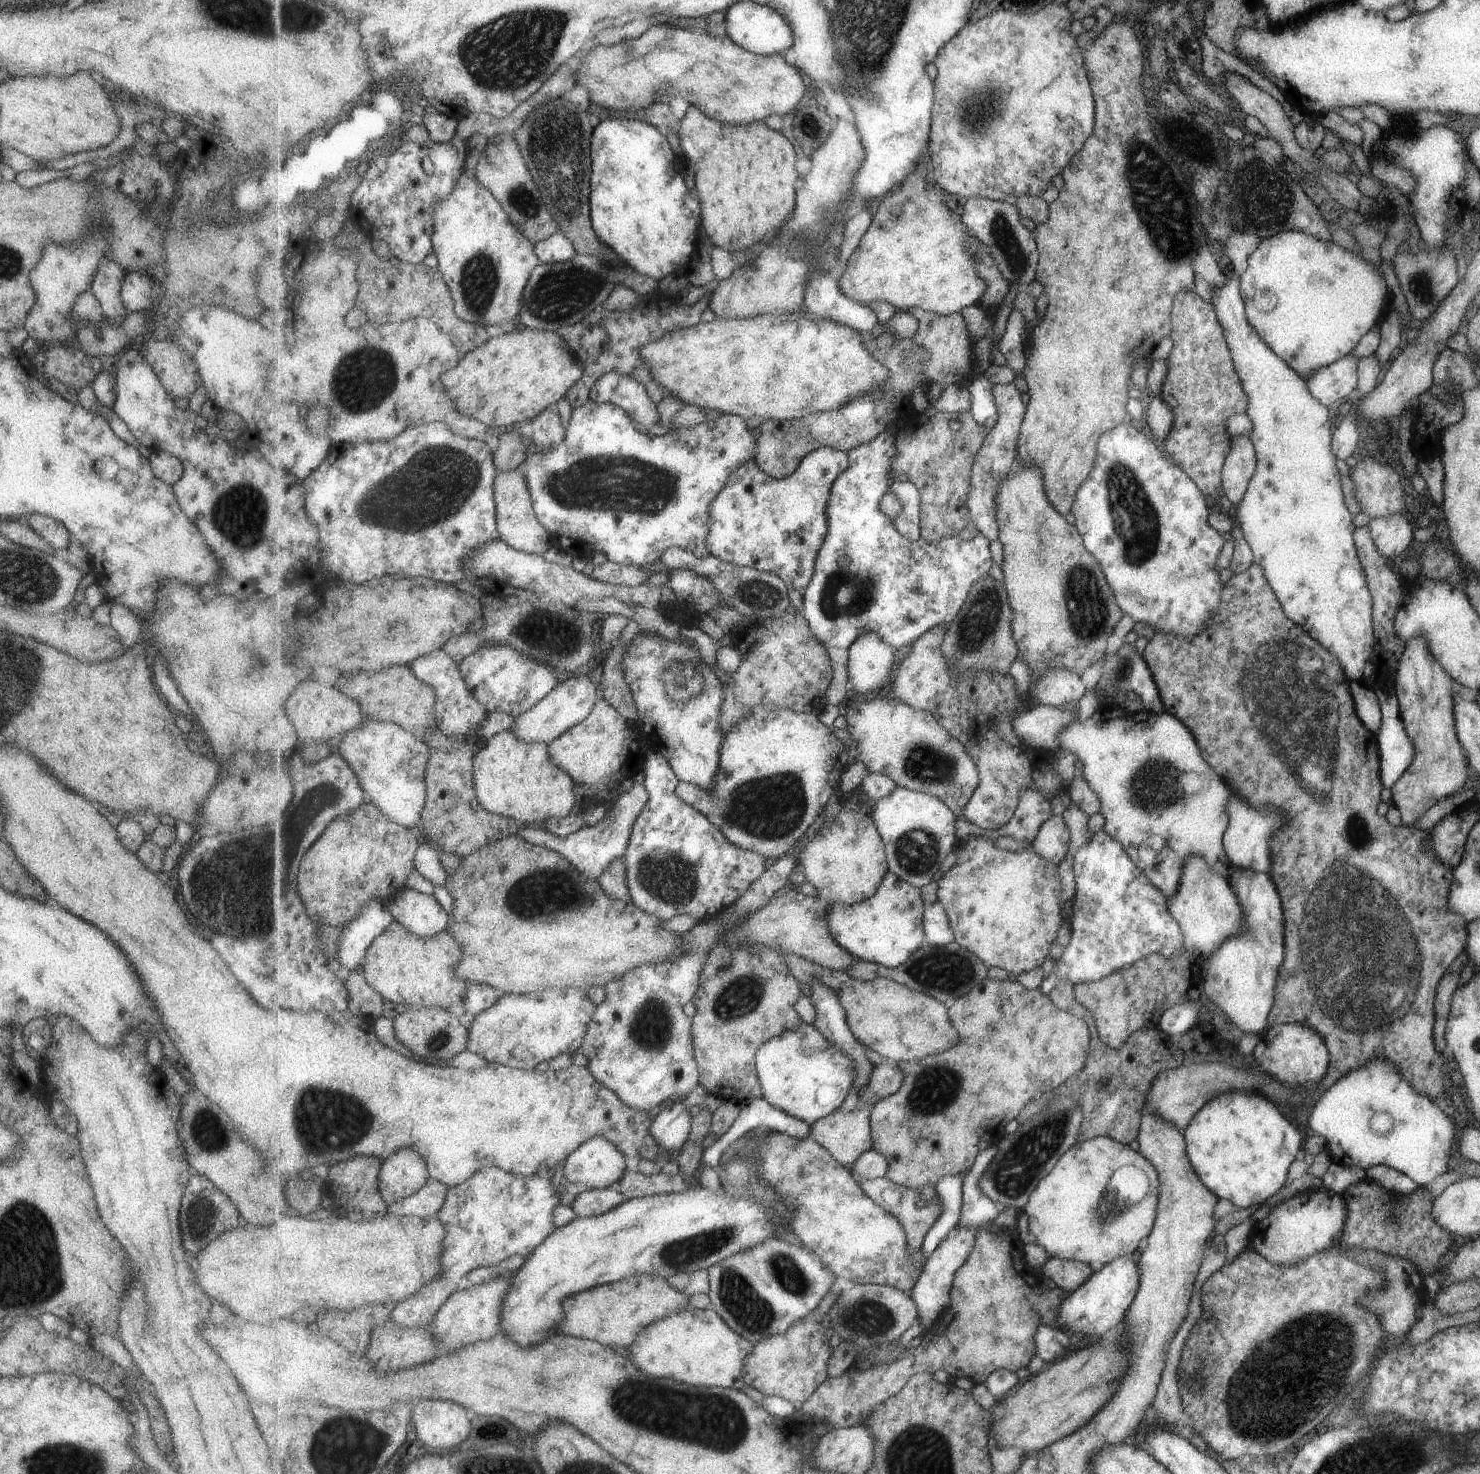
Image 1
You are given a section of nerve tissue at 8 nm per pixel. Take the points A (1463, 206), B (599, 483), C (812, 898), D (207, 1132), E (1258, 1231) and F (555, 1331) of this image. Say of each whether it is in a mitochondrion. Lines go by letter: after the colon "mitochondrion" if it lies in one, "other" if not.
A: other
B: mitochondrion
C: other
D: mitochondrion
E: other
F: other

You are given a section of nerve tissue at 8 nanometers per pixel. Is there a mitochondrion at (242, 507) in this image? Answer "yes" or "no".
yes

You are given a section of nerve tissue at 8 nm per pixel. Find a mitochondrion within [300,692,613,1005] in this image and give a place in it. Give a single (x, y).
(550, 888)

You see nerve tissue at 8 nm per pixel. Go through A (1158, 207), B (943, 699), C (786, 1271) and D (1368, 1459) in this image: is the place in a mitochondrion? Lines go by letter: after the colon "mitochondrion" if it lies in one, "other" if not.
A: mitochondrion
B: other
C: mitochondrion
D: mitochondrion

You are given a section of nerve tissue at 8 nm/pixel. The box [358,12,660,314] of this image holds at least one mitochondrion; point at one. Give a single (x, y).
(566, 206)

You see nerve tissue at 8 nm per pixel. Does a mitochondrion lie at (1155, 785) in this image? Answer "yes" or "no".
yes

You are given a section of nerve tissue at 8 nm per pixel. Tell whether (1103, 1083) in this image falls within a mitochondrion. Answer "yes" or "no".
yes

